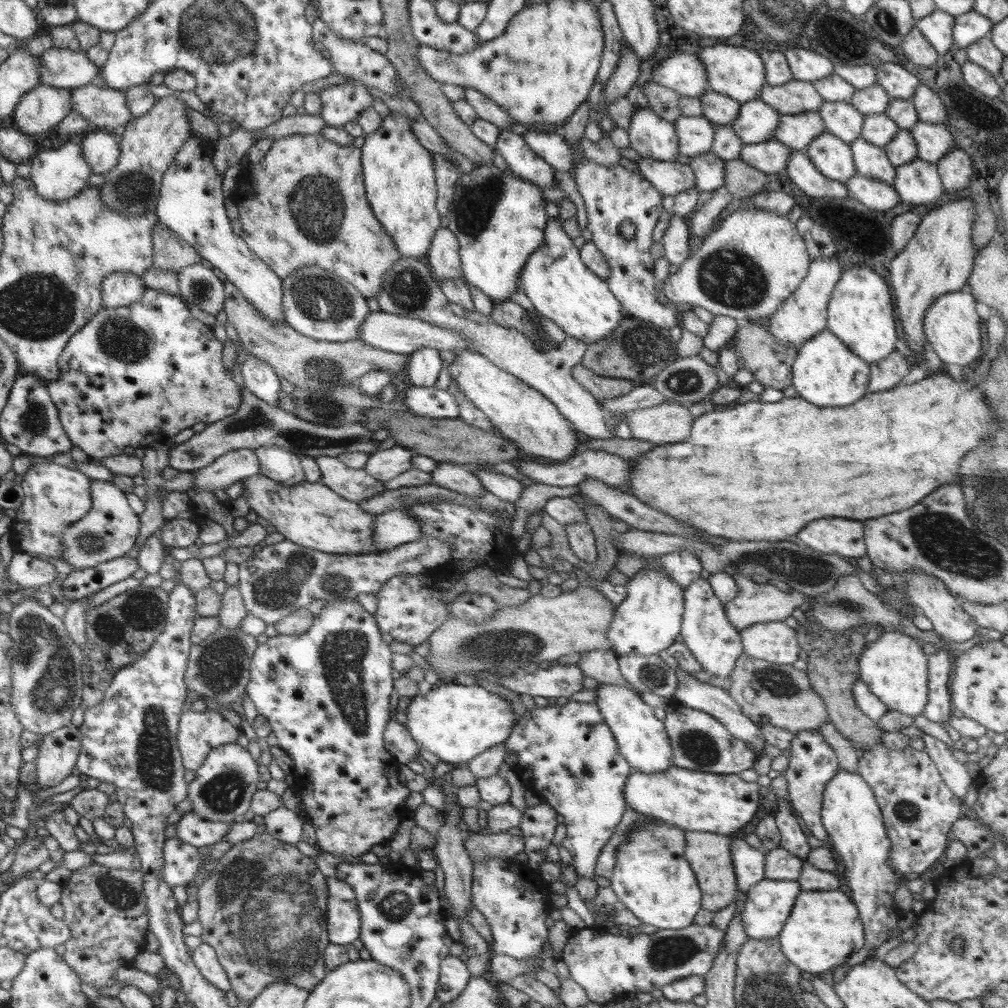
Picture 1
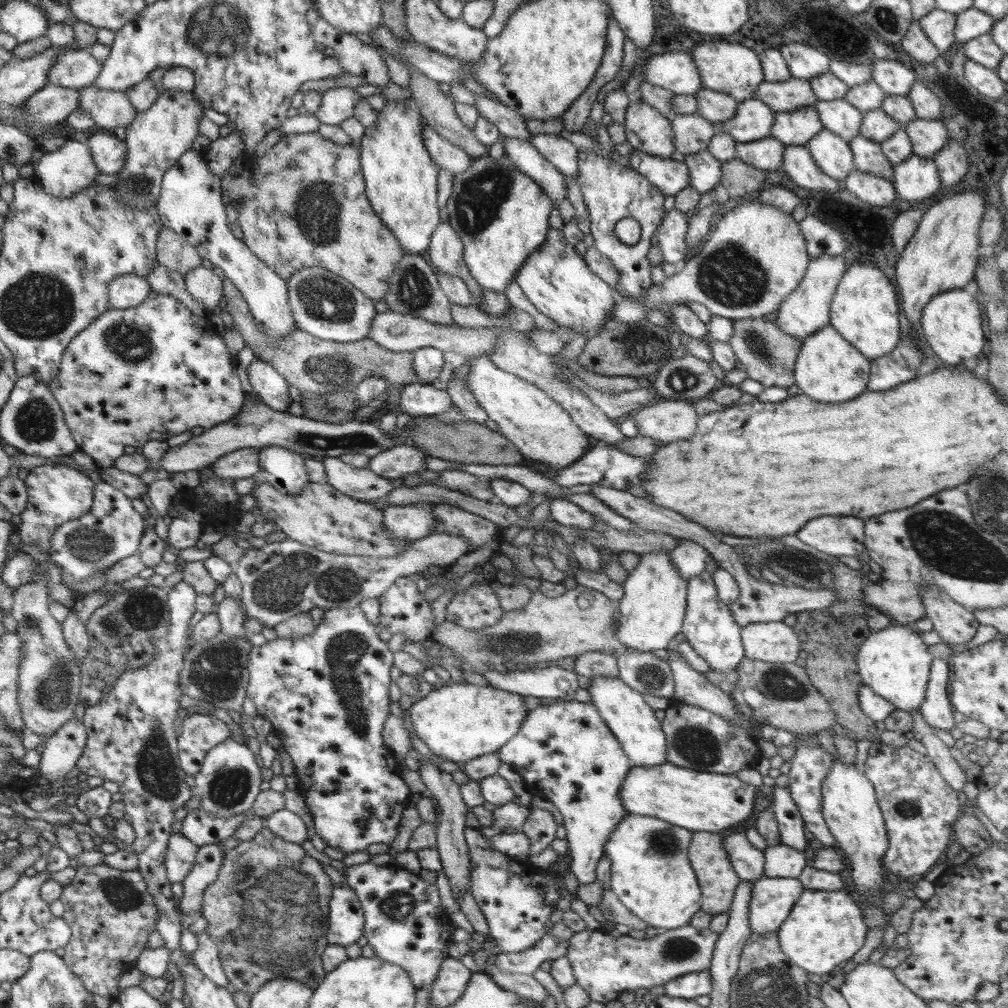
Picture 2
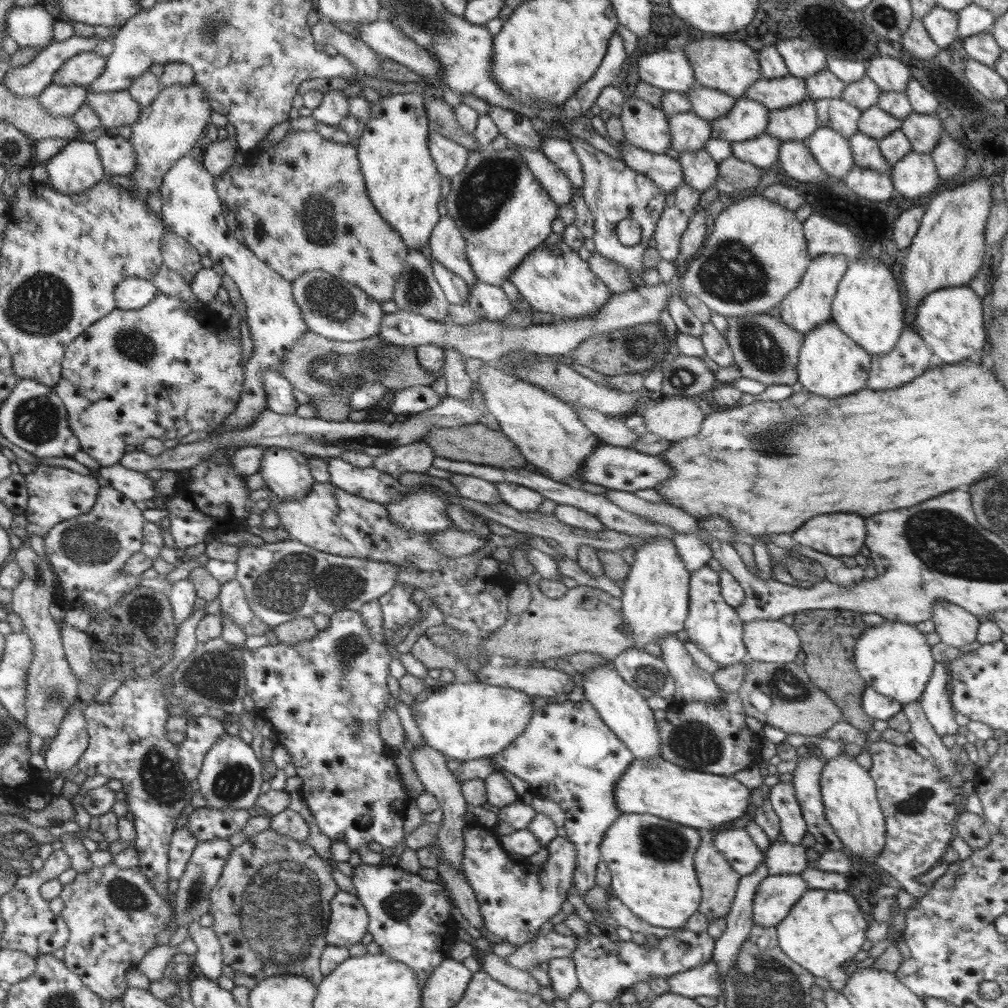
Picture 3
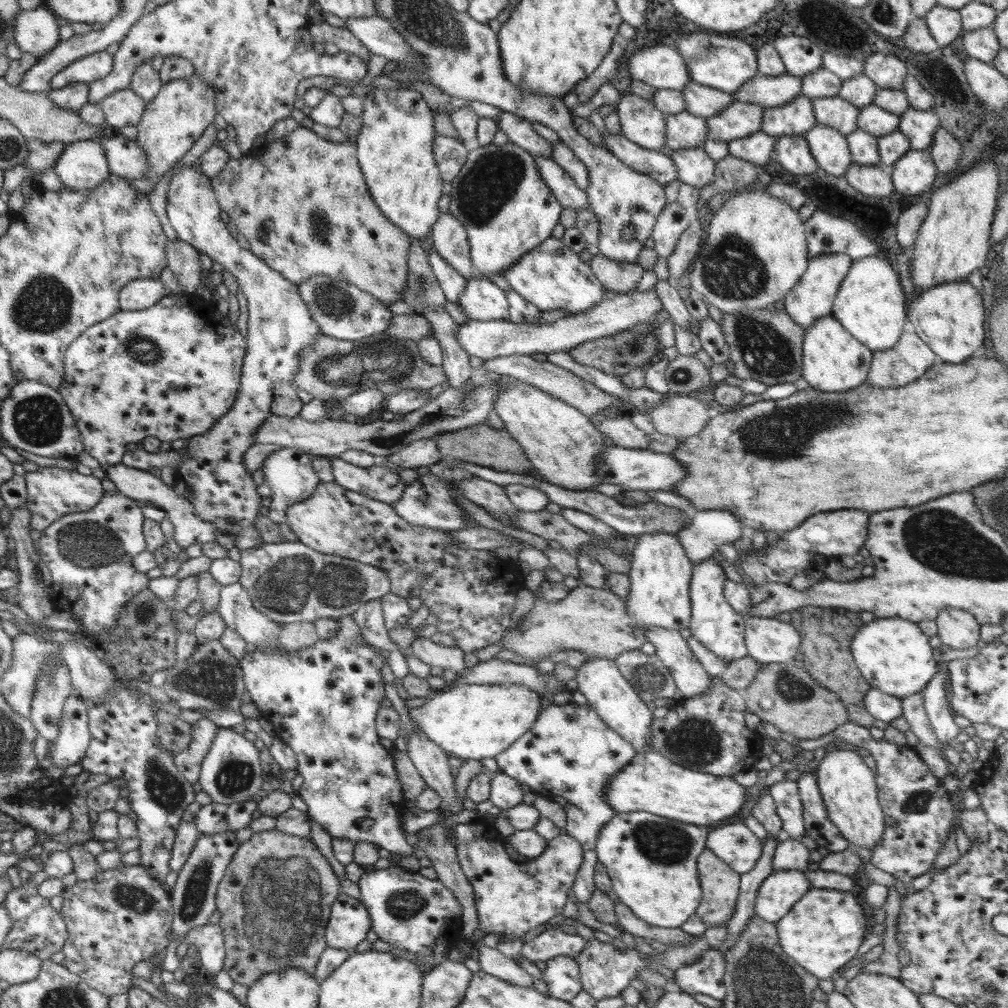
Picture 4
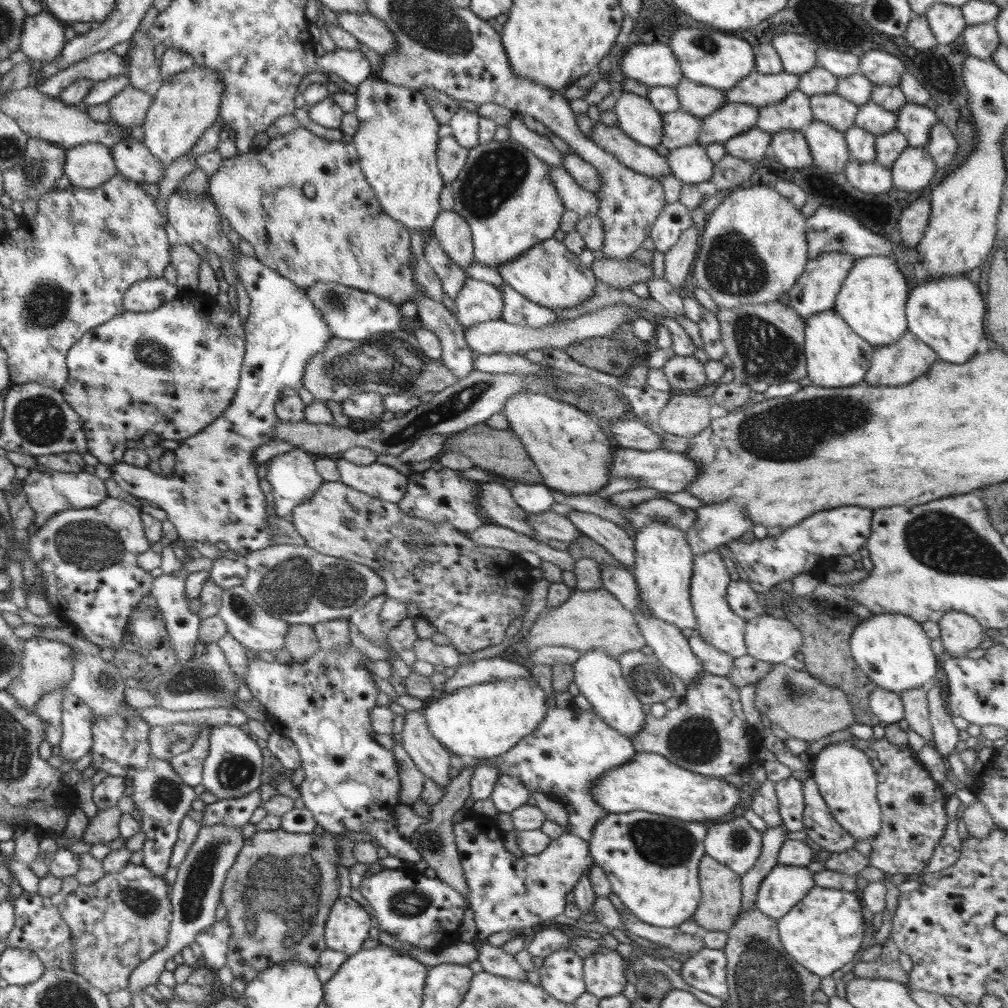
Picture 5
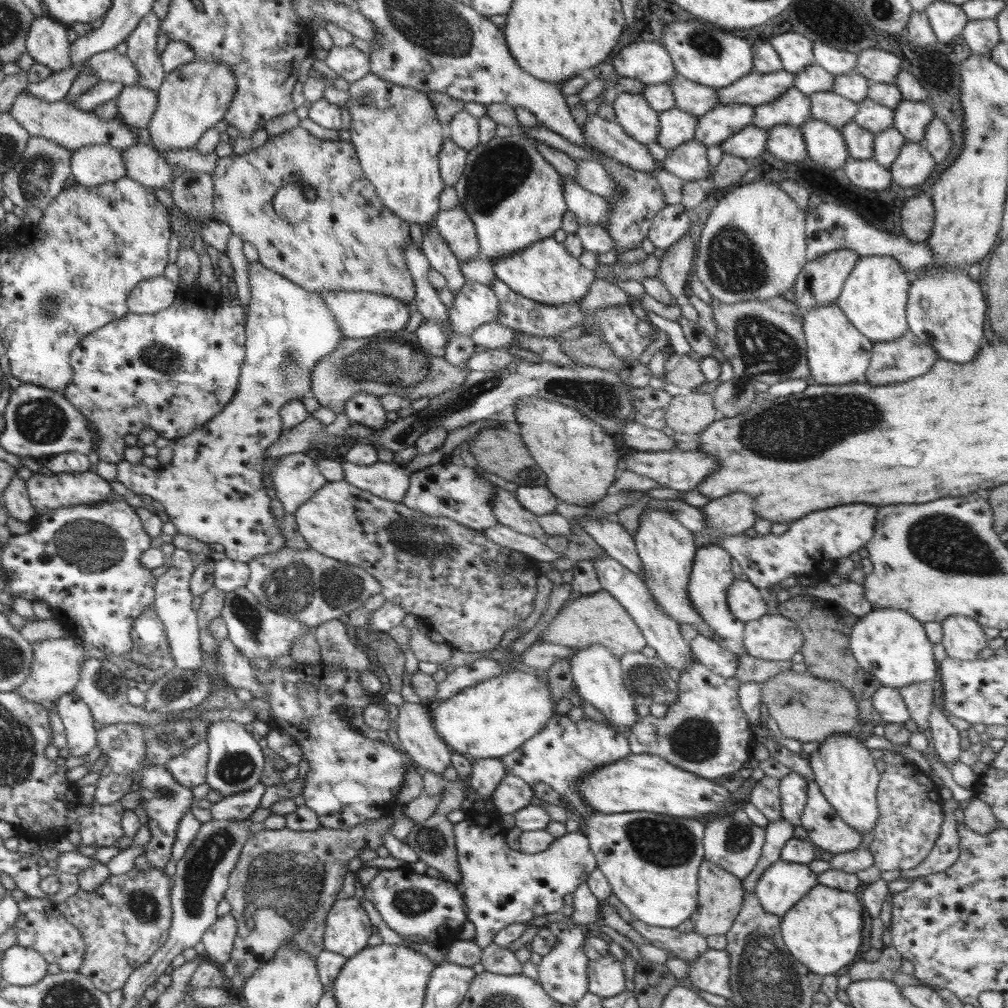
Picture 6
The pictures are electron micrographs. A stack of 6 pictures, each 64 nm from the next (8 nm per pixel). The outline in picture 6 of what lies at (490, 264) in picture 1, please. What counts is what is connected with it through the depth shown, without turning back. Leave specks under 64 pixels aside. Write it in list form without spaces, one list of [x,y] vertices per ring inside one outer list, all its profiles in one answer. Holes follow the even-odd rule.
[[[517,133],[504,138],[496,136],[486,144],[479,143],[467,153],[466,167],[454,188],[458,205],[462,206],[473,220],[481,248],[480,258],[492,262],[498,257],[525,249],[534,241],[553,237],[554,232],[561,228],[564,213],[567,211],[562,176],[527,138]]]

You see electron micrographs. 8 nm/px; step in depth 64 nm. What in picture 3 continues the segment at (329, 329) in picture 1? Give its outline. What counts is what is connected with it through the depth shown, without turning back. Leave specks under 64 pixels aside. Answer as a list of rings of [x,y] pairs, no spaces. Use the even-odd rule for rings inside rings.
[[[324,270],[305,272],[291,283],[298,312],[313,333],[330,340],[354,342],[370,338],[379,332],[385,314],[380,306],[381,303],[357,286],[336,278]]]

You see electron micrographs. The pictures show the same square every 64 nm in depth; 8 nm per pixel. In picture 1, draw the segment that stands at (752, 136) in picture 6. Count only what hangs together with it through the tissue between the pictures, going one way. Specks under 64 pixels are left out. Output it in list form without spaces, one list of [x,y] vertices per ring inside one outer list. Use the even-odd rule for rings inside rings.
[[[772,138],[761,143],[743,144],[740,159],[763,173],[787,174],[785,168],[791,152],[789,146]]]

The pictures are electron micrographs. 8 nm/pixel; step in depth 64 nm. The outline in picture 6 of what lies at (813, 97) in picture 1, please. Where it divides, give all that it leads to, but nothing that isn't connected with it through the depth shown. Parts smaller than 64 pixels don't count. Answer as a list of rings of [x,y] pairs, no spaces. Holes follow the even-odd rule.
[[[779,71],[776,73],[751,72],[730,86],[717,90],[720,105],[761,106],[776,100],[786,90],[794,88],[796,76]]]

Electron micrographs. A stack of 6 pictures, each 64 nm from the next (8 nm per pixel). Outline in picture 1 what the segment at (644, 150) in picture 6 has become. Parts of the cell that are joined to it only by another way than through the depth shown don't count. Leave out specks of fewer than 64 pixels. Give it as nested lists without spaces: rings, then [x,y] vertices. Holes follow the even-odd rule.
[[[642,156],[637,164],[639,174],[663,196],[676,196],[690,188],[698,189],[696,177],[689,164],[681,164],[677,160],[664,162]]]

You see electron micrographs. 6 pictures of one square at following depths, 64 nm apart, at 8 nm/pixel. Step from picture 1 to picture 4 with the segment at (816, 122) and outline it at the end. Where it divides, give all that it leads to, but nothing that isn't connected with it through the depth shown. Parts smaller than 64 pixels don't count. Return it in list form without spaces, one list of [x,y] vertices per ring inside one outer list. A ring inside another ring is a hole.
[[[800,93],[792,102],[774,108],[764,107],[761,131],[773,137],[802,135],[817,125],[810,98]]]

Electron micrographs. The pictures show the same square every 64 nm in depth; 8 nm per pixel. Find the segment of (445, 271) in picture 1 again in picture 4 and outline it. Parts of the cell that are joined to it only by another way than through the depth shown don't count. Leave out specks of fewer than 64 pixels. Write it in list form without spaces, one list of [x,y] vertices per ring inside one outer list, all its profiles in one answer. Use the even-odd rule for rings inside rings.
[[[440,213],[431,231],[433,247],[448,265],[466,280],[484,278],[472,262],[467,230],[453,214]]]

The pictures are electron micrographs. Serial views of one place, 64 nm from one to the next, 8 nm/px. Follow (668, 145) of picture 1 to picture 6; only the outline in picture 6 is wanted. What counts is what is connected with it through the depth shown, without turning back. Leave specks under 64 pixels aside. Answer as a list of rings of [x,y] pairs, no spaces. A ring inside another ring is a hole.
[[[624,91],[612,104],[615,122],[628,136],[642,144],[657,142],[659,113],[653,110],[642,94]]]

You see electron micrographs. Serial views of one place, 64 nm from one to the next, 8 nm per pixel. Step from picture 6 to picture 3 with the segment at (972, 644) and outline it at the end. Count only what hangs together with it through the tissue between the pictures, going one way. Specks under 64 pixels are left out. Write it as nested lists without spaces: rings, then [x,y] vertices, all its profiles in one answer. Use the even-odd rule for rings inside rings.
[[[946,601],[933,604],[931,619],[941,641],[956,649],[976,640],[976,632],[981,623],[965,608]]]

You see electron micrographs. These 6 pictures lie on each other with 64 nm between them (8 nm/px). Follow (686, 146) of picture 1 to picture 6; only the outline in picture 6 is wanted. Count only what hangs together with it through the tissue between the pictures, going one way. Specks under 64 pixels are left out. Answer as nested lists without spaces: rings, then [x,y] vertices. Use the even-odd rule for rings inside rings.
[[[677,107],[659,113],[657,143],[668,150],[694,139],[698,117],[687,114]]]

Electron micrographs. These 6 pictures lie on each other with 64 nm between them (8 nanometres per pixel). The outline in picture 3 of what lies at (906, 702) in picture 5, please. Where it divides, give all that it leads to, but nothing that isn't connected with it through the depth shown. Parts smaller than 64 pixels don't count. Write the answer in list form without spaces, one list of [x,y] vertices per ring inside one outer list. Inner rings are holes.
[[[914,701],[902,706],[902,712],[910,722],[910,732],[914,734],[914,741],[925,746],[932,756],[940,764],[940,772],[944,778],[949,777],[955,788],[960,790],[961,777],[953,763],[951,751],[942,743],[940,736],[936,734],[933,726],[928,722],[920,701]]]

